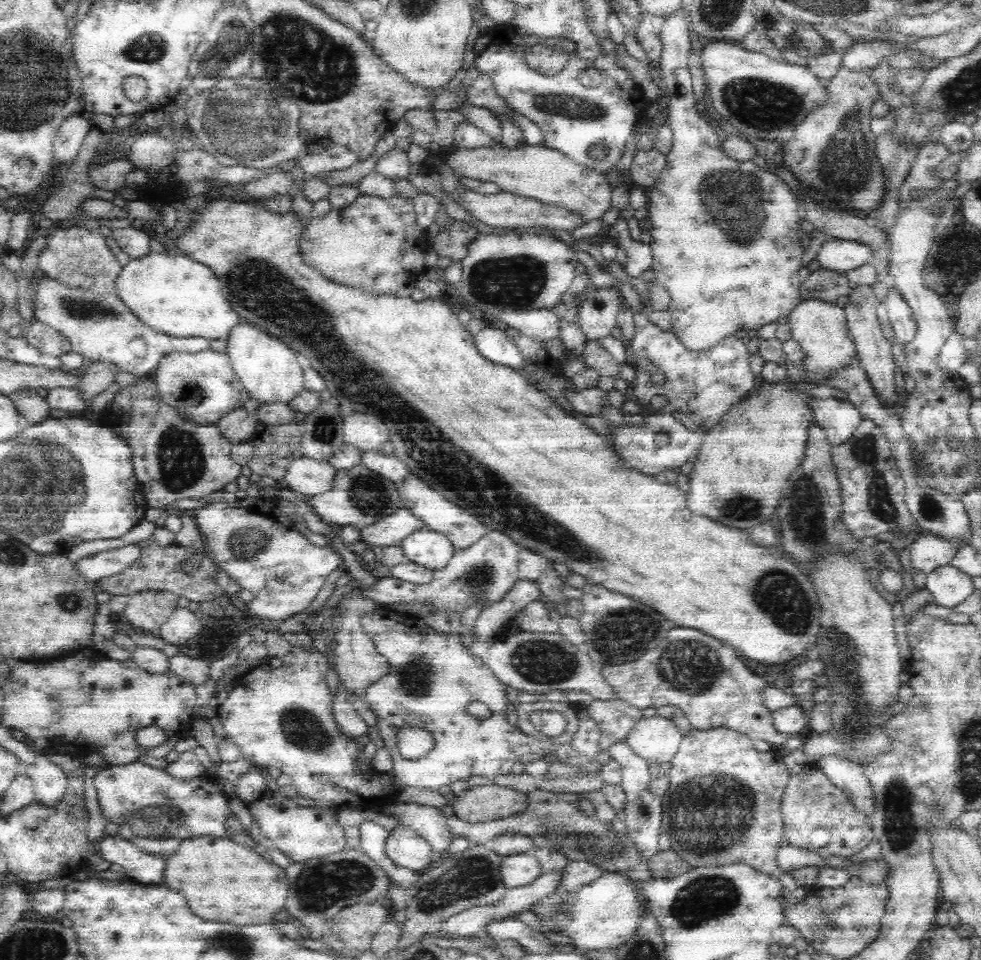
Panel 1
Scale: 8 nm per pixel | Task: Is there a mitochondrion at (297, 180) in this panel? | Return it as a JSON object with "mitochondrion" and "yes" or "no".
{"mitochondrion":"no"}

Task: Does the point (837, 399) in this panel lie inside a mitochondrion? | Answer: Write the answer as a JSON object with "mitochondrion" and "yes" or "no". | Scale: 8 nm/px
{"mitochondrion":"no"}

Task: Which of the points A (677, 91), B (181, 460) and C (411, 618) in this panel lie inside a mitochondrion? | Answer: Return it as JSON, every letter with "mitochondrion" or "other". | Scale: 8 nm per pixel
{"A":"other","B":"mitochondrion","C":"other"}

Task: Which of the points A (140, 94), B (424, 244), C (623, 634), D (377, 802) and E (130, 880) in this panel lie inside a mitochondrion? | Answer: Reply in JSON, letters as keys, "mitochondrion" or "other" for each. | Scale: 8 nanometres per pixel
{"A":"other","B":"other","C":"mitochondrion","D":"other","E":"other"}

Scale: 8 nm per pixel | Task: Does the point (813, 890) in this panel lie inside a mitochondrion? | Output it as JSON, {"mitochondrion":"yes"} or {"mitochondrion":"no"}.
{"mitochondrion":"no"}

